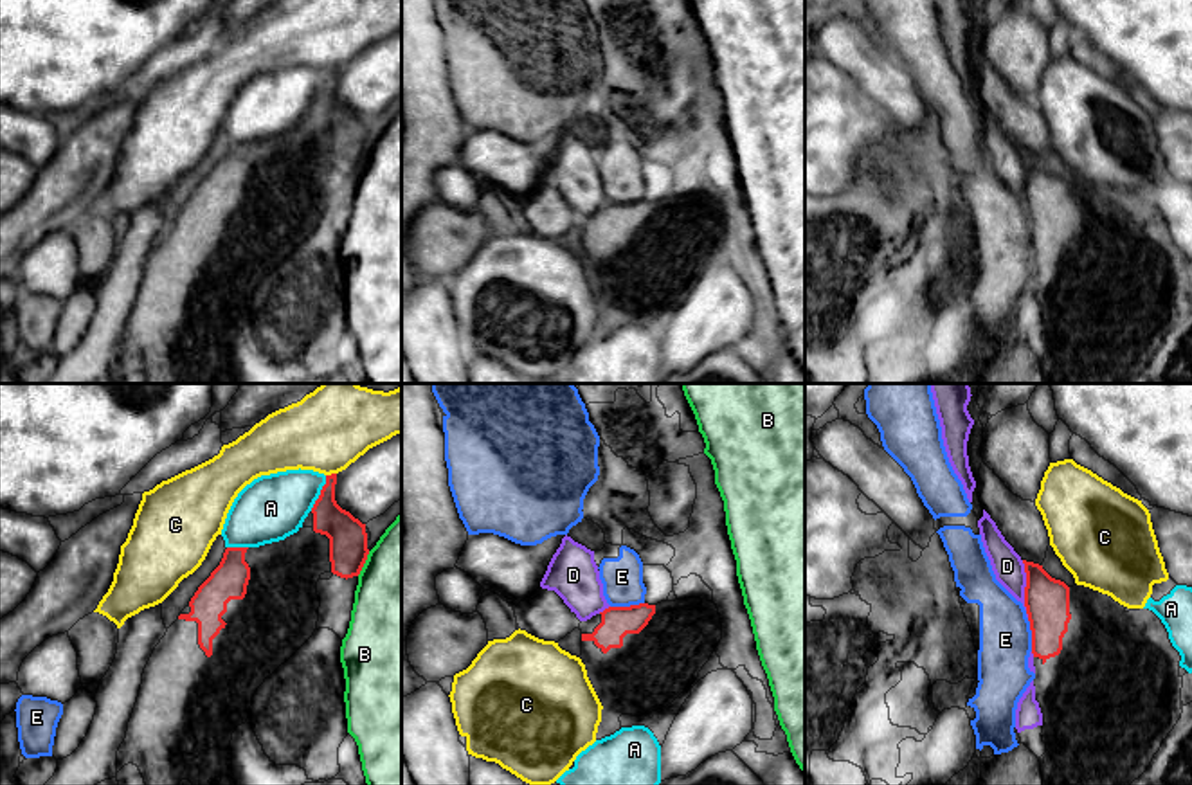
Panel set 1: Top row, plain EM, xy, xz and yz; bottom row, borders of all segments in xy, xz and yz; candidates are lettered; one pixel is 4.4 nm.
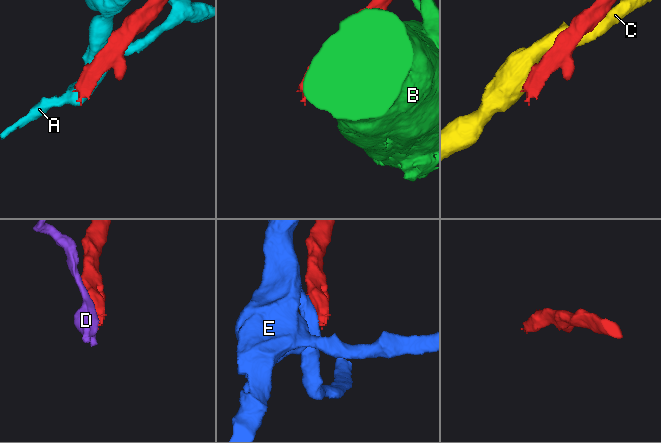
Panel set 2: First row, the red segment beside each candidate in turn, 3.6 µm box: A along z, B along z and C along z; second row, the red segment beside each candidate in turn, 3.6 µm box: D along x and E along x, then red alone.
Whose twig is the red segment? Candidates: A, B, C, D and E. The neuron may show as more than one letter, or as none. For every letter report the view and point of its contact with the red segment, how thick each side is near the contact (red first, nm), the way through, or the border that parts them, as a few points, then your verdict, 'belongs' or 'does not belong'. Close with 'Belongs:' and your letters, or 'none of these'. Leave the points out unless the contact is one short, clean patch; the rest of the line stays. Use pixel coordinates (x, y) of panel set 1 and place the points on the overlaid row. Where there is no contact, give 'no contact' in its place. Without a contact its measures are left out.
A: xy (321, 494) | 180/300 nm | does not belong
B: xy (364, 562) | 180/420 nm | does not belong
C: xy (332, 474) | 150/360 nm | does not belong
D: yz (1027, 586) | 200/140 nm | does not belong
E: xz (627, 607) | 140/180 nm | does not belong
Belongs: none of these

